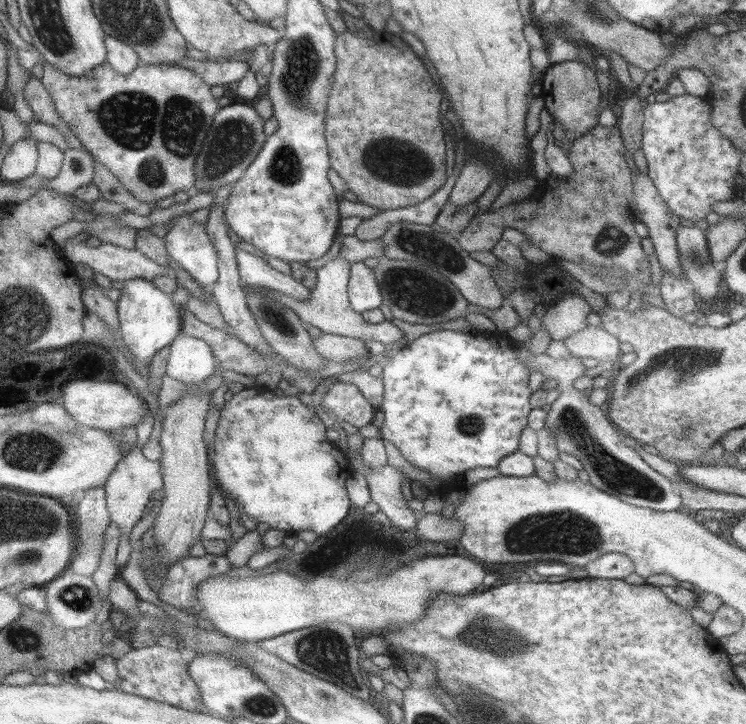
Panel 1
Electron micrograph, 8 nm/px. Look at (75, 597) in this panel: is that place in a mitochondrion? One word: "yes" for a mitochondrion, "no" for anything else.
yes

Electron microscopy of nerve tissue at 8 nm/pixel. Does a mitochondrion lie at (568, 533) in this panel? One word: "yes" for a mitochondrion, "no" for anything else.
yes

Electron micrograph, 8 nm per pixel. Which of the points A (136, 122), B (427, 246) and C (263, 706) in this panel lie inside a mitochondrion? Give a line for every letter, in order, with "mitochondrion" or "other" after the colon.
A: mitochondrion
B: mitochondrion
C: mitochondrion

